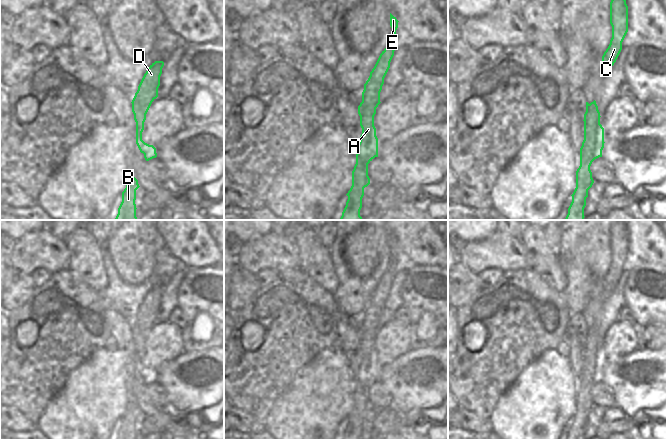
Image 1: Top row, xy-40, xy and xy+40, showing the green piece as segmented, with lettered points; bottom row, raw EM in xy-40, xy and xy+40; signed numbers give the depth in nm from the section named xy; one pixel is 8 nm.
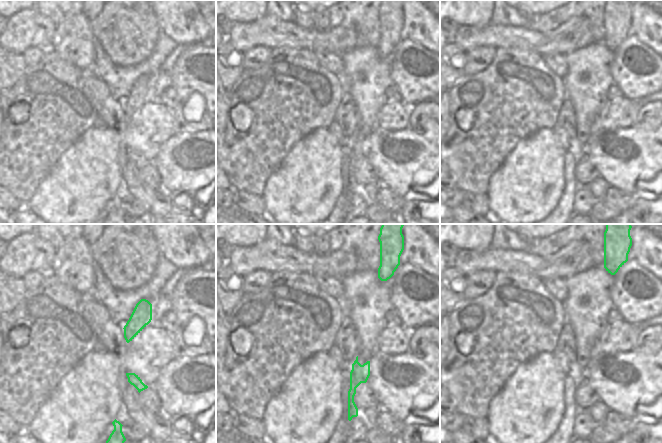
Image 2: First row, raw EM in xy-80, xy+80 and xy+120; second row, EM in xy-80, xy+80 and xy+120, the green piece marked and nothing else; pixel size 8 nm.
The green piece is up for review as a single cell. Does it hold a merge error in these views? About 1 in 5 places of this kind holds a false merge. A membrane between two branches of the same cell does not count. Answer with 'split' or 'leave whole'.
leave whole

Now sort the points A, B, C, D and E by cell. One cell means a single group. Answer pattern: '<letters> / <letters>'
A B C D E

